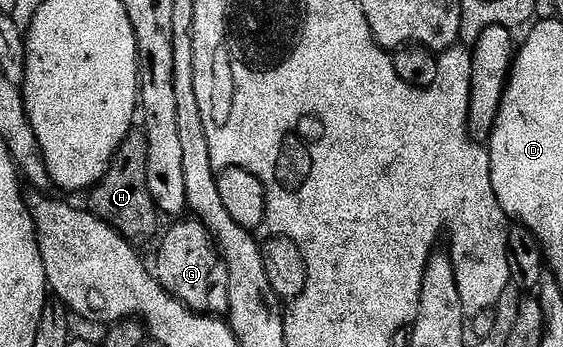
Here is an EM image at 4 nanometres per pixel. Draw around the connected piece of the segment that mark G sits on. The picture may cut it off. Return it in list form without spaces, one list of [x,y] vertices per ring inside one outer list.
[[[186,217],[171,223],[174,224],[167,229],[166,236],[165,231],[161,236],[163,239],[158,247],[158,260],[152,263],[158,284],[199,315],[225,316],[230,309],[230,278],[217,243],[197,218]]]

